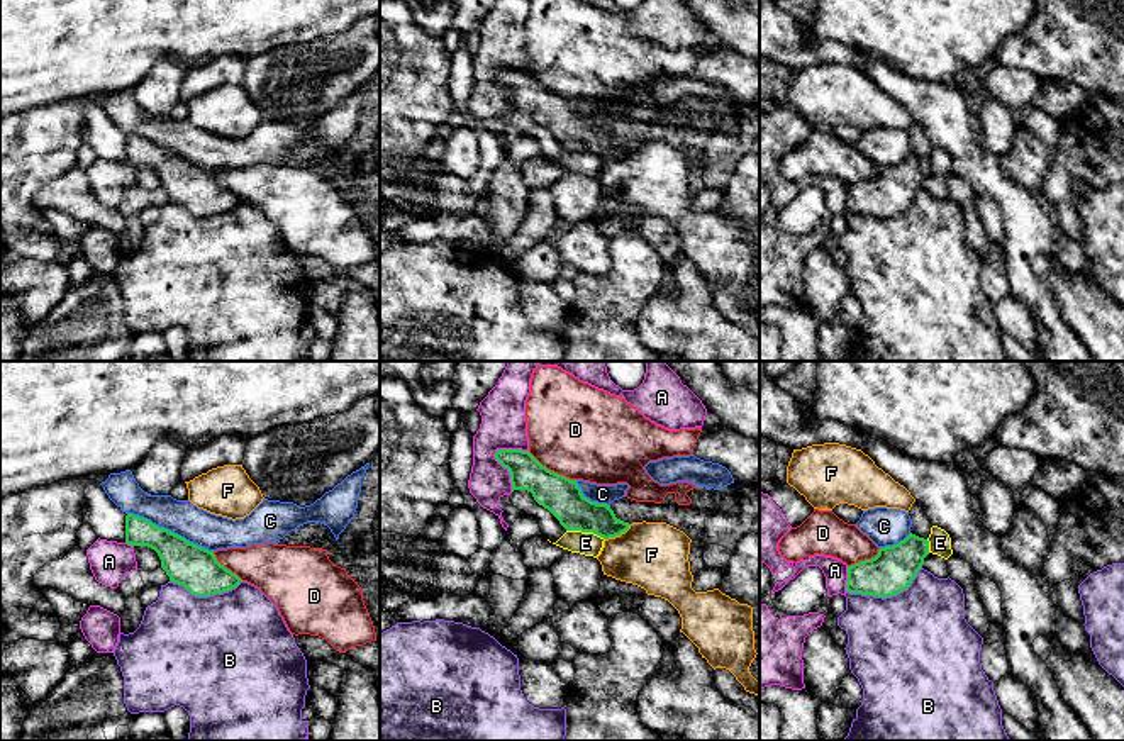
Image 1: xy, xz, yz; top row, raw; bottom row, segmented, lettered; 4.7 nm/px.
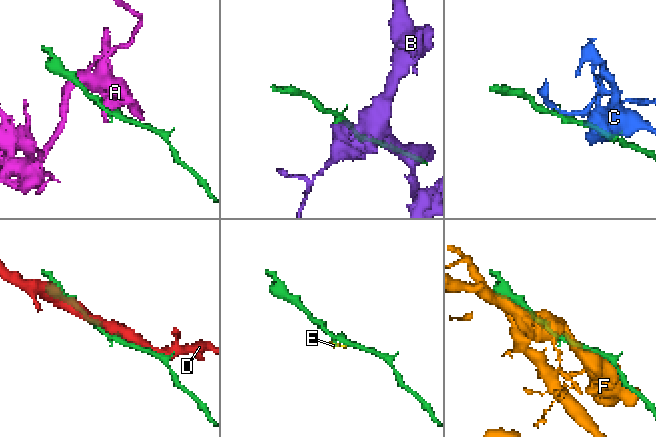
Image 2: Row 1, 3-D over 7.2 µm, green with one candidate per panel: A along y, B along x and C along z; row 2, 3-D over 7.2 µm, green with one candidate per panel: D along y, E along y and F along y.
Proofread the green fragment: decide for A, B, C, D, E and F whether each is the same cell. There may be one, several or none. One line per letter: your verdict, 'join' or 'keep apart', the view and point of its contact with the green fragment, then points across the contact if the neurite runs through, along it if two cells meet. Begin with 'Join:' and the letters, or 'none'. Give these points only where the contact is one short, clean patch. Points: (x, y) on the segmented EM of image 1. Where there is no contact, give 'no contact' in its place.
Join: none
A: keep apart | xz (507, 468)
B: keep apart | yz (887, 596)
C: keep apart | xy (170, 531)
D: keep apart | xz (550, 470)
E: keep apart | xz (585, 531)
F: keep apart | xz (617, 534)

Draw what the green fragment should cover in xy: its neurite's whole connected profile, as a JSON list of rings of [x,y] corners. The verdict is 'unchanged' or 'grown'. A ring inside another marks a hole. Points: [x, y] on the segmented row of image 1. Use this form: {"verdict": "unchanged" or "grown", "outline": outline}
{"verdict": "unchanged", "outline": [[[134,514],[125,515],[125,543],[154,549],[170,582],[183,585],[195,597],[224,593],[242,582],[217,561],[214,551]]]}

